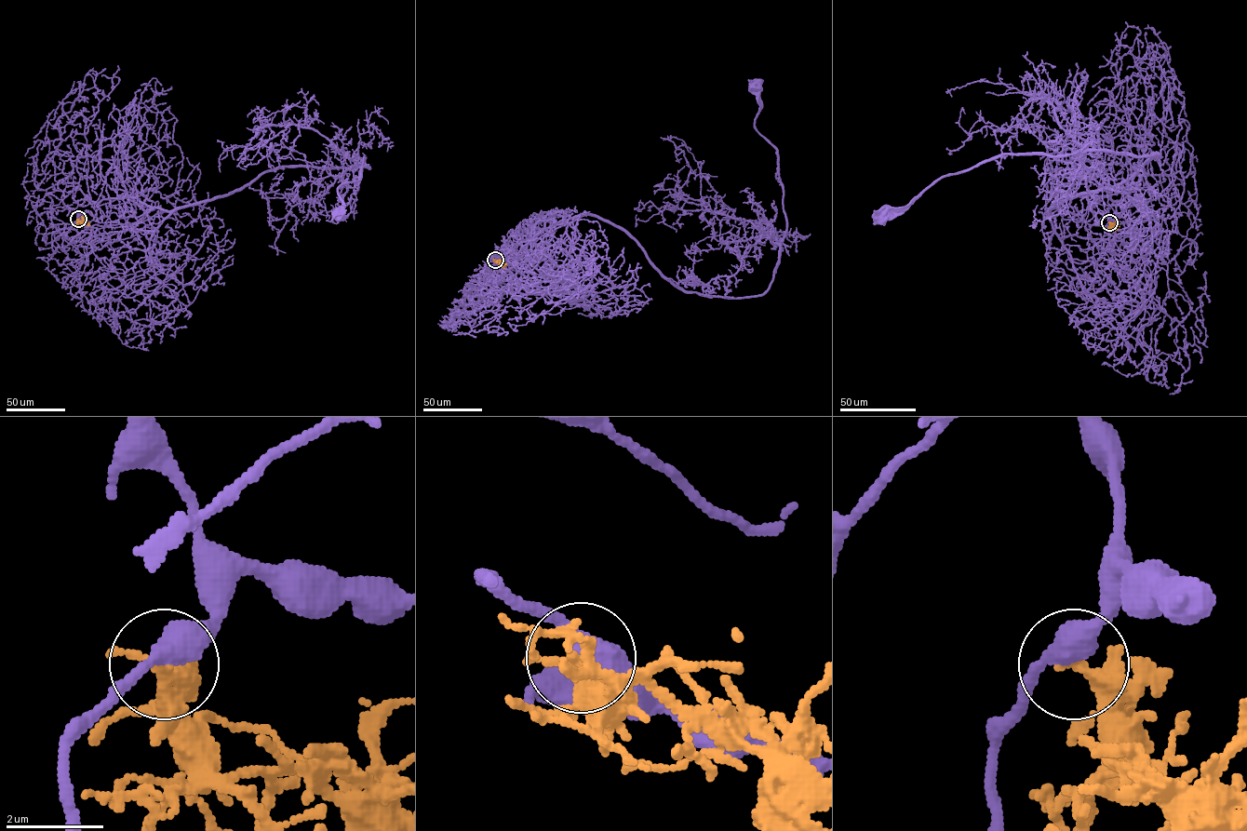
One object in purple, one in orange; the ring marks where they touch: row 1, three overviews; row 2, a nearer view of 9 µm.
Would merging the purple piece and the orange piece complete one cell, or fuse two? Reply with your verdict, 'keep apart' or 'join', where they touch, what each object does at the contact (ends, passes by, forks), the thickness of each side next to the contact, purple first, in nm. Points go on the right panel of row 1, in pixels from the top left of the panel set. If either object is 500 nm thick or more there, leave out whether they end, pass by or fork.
keep apart | (1109, 222) | purple passes by | orange ends | 440/320 nm

